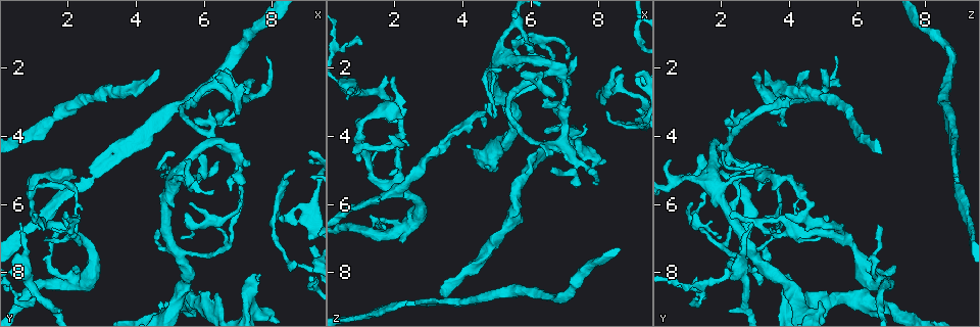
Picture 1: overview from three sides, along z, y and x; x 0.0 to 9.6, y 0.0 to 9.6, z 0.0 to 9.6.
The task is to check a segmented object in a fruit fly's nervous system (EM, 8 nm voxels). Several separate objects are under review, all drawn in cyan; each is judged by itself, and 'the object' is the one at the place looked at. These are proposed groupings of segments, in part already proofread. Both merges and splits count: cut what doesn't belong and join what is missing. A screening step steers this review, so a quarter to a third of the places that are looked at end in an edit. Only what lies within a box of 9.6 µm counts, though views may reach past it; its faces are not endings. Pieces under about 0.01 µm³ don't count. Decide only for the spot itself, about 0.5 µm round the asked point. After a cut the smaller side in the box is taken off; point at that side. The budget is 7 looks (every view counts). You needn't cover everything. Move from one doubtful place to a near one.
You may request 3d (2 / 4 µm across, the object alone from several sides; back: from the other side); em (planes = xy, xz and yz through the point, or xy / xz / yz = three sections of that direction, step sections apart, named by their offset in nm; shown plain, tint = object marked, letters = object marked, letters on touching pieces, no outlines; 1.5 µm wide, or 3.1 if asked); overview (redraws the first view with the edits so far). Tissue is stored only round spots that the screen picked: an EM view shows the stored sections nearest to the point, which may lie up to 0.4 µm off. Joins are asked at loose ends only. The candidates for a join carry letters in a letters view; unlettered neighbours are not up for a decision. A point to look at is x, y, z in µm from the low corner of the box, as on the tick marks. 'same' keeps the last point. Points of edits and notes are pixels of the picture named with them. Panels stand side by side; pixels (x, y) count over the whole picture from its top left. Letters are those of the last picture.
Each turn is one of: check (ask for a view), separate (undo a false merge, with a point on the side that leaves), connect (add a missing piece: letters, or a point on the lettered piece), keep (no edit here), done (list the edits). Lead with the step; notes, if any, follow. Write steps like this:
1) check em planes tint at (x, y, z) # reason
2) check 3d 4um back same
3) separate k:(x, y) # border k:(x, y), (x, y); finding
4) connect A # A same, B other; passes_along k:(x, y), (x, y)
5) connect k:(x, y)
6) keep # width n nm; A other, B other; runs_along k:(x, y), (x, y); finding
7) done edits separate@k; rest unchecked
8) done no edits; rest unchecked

check em planes plain at (4.65, 6.75, 3.65) # thin end

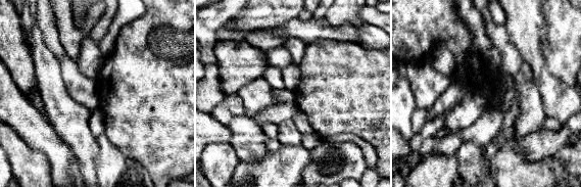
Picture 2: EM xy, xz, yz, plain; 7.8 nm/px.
check em planes letters same # what lies round it

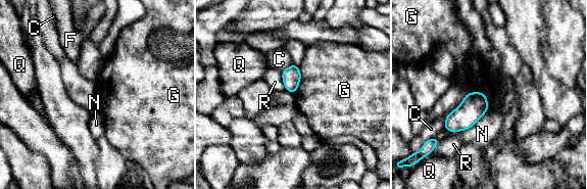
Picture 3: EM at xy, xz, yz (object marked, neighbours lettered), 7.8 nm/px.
keep # width 140 nm; C other, F other, G other, N other, Q other, R other; border 3:(299, 67), (300, 82), (294, 92); none of them fits

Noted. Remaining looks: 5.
check em xy step 4 letters at (1.40, 6.90, 4.85) # tapers out

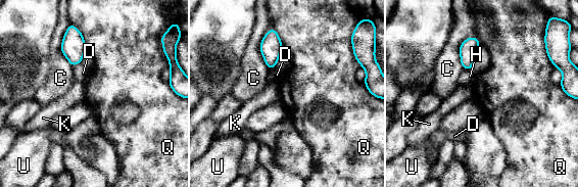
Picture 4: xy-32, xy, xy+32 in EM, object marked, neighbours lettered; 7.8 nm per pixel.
keep # longest_contact C 340 nm; C other, D other, H other, K other, Q other, U other; border 4:(81, 61), (71, 65); no lettered piece goes on from it

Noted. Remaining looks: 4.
check em planes letters at (2.20, 5.20, 3.45) # free end

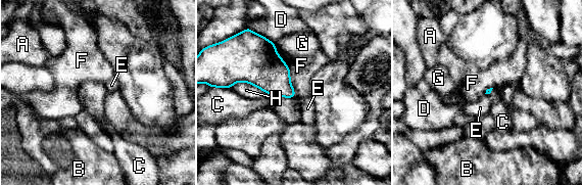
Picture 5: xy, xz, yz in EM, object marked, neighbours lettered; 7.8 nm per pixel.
keep # A other, B other, C other, D other, E other, F other, G other, H other; none of them fits

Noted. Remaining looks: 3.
done no edits; rest unchecked

